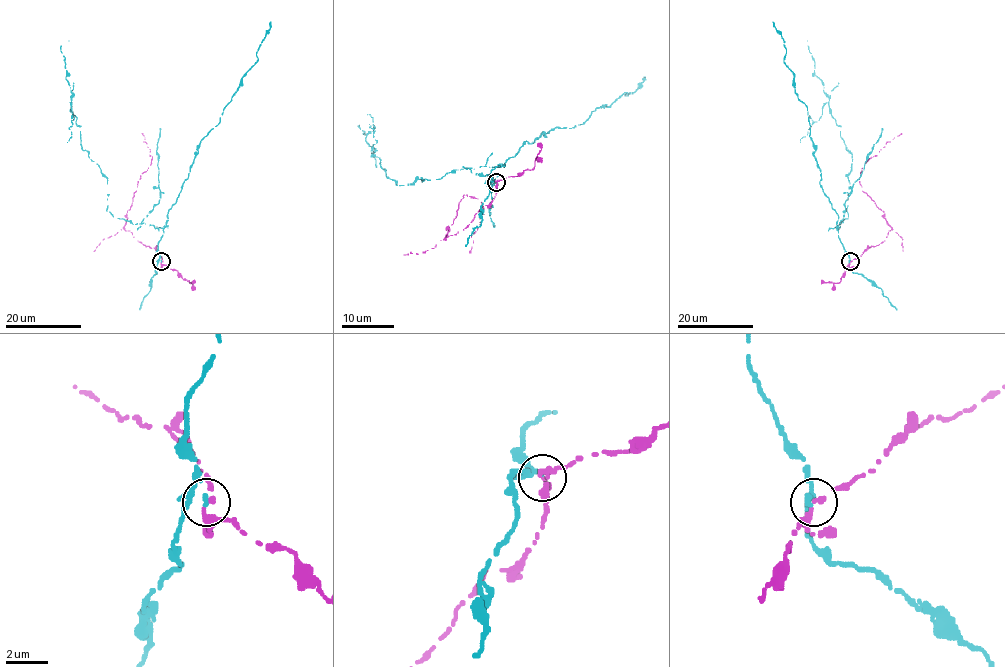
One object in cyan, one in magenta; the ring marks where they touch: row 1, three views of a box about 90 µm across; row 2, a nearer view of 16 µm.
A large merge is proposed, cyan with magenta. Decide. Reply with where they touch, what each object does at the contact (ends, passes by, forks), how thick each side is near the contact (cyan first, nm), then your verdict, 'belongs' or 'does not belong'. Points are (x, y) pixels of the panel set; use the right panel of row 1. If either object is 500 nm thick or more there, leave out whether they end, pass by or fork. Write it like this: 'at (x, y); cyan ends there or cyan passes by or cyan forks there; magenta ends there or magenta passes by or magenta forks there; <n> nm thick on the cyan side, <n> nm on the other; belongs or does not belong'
at (850, 261); cyan ends there; magenta passes by; 220 nm thick on the cyan side, 220 nm on the other; does not belong

